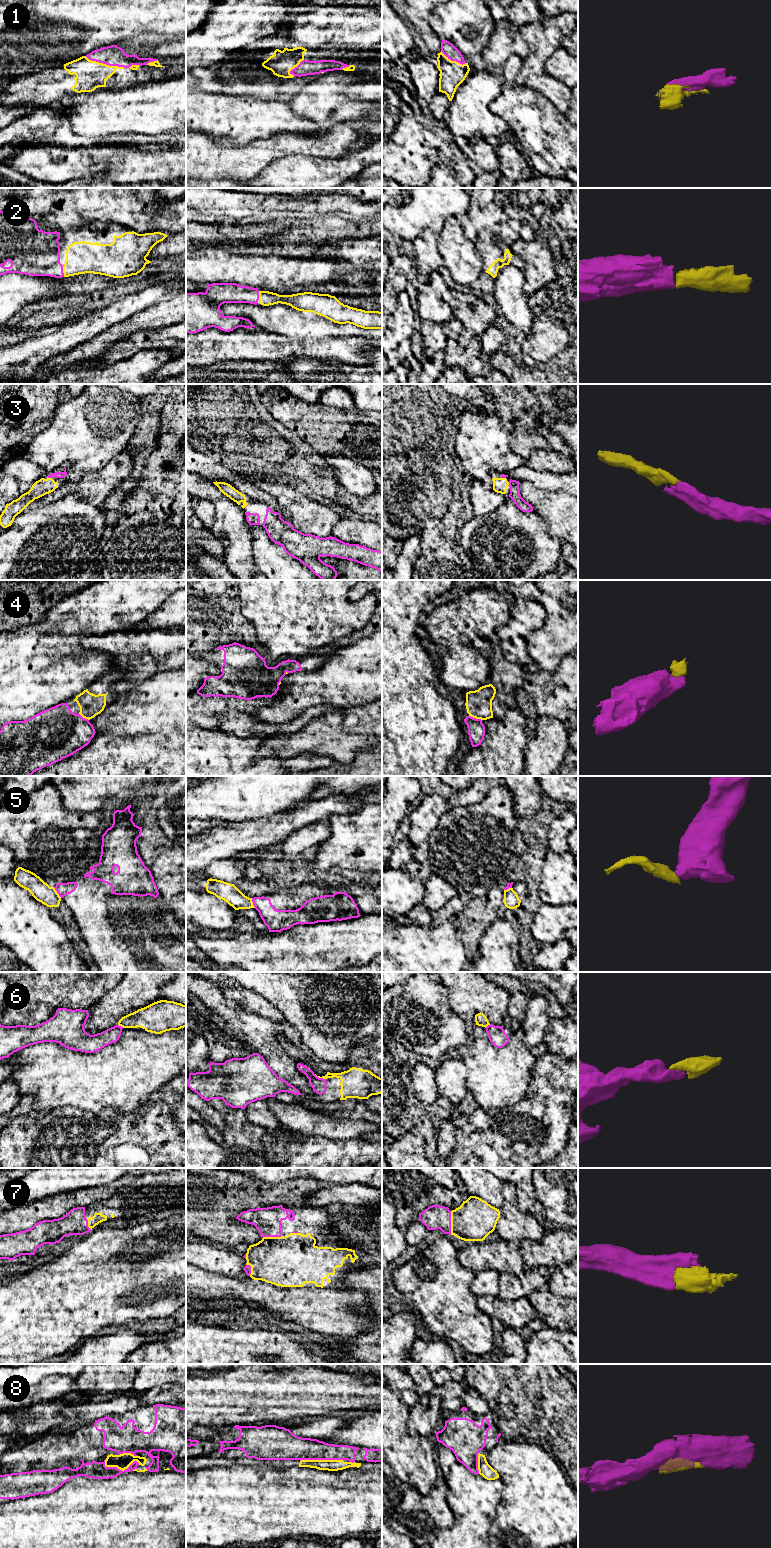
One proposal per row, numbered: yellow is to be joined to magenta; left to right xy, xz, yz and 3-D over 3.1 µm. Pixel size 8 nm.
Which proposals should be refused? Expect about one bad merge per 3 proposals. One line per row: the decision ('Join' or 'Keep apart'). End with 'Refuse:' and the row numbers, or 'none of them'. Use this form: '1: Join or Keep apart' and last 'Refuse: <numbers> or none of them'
1: Join
2: Join
3: Join
4: Join
5: Keep apart
6: Join
7: Join
8: Join
Refuse: 5

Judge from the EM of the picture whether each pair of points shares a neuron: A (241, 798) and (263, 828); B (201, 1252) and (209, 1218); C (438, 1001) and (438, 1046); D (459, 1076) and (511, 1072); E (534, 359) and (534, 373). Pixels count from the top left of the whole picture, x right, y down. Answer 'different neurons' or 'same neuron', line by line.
A: different neurons
B: different neurons
C: same neuron
D: different neurons
E: different neurons

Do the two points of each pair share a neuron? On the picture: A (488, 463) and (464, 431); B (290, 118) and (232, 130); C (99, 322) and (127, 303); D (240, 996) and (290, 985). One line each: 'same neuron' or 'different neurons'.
A: same neuron
B: same neuron
C: same neuron
D: different neurons

